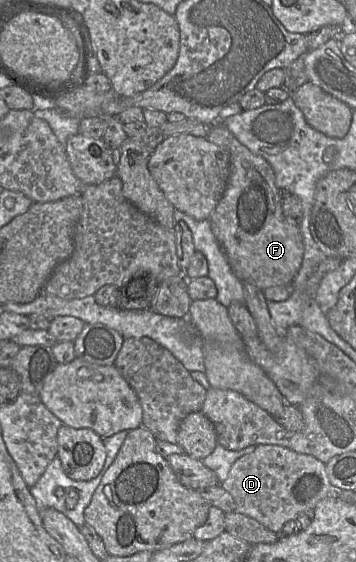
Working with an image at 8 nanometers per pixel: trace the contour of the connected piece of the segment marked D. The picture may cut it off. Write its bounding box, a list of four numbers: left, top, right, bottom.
[219,444,334,533]

